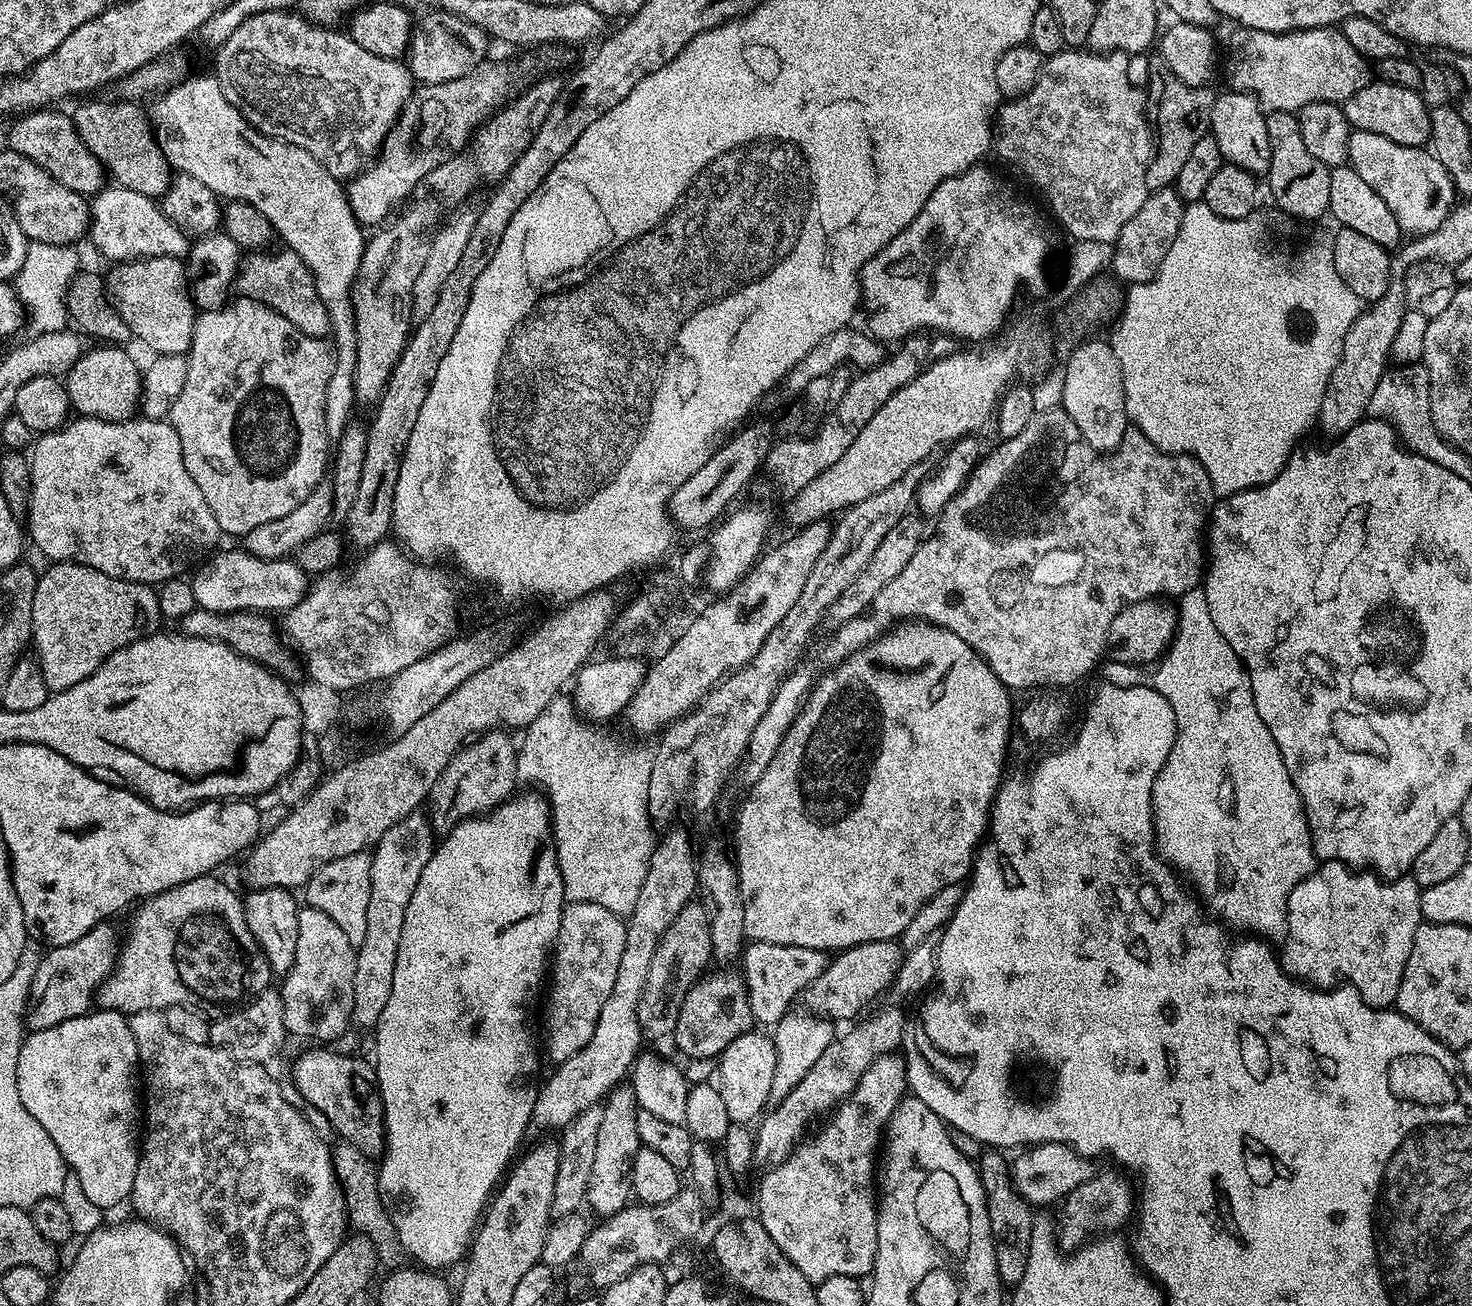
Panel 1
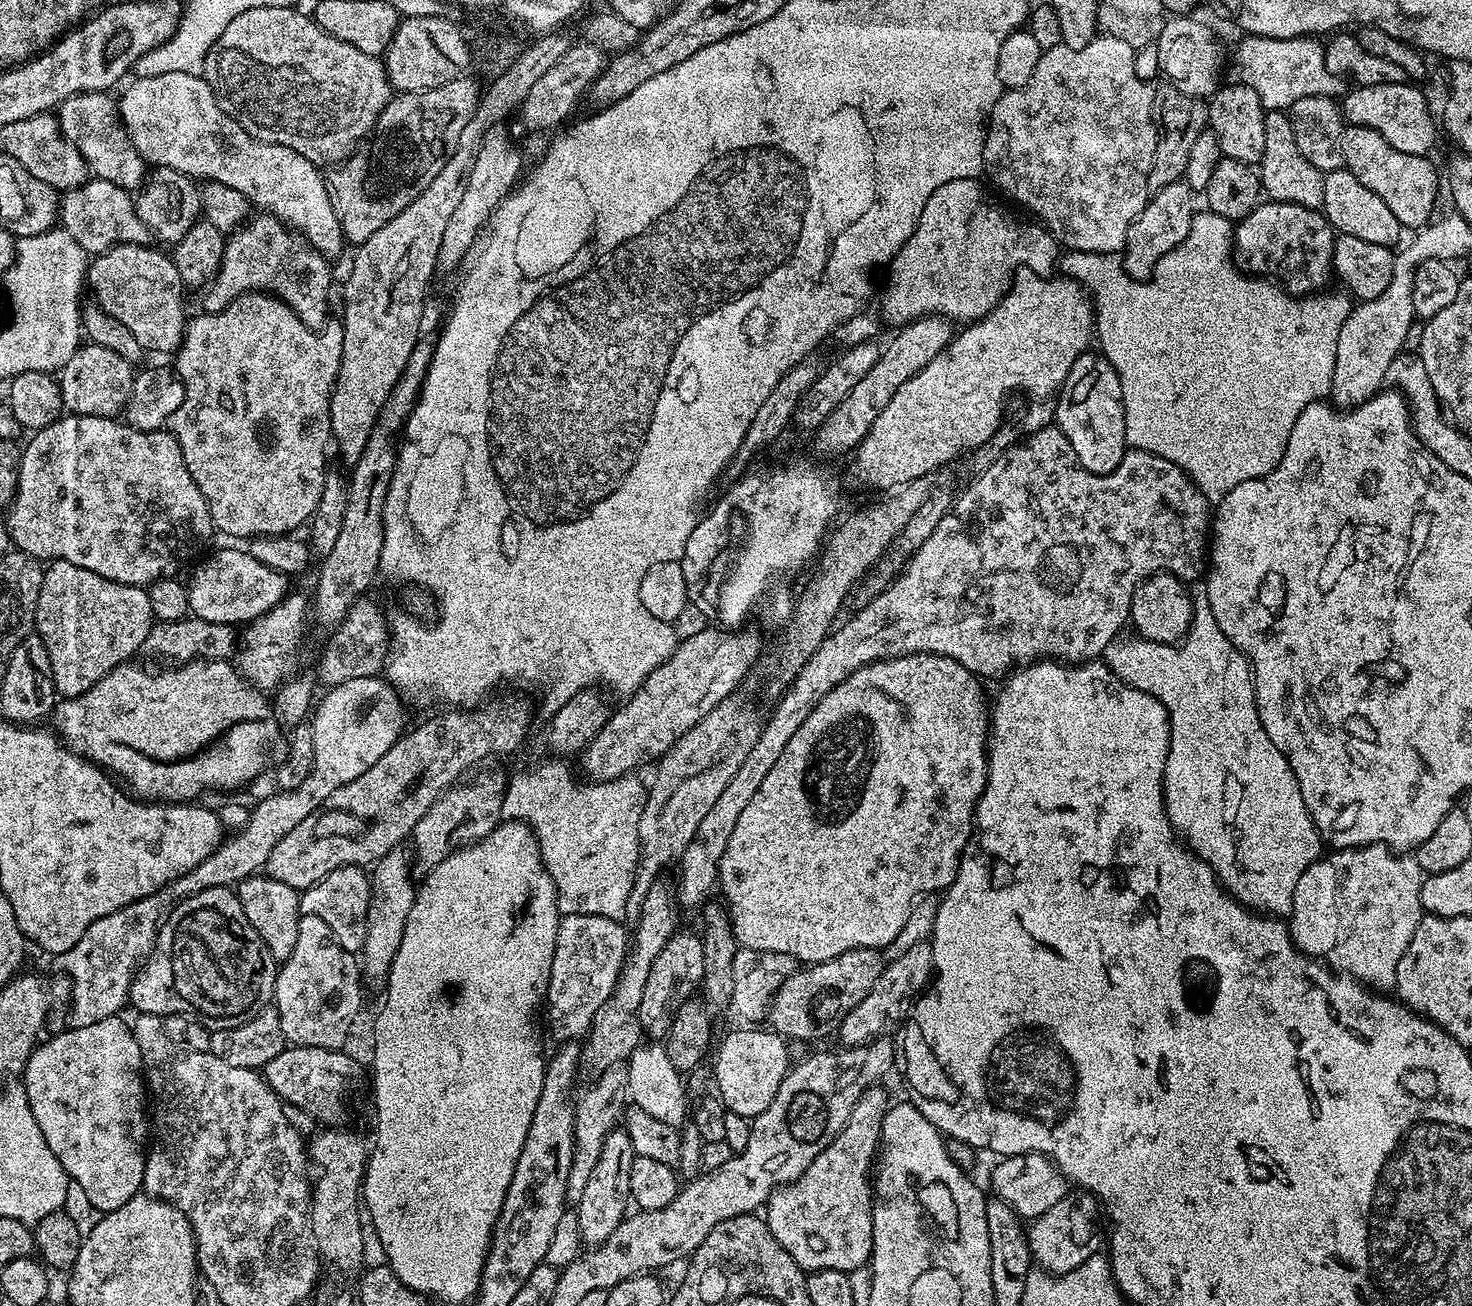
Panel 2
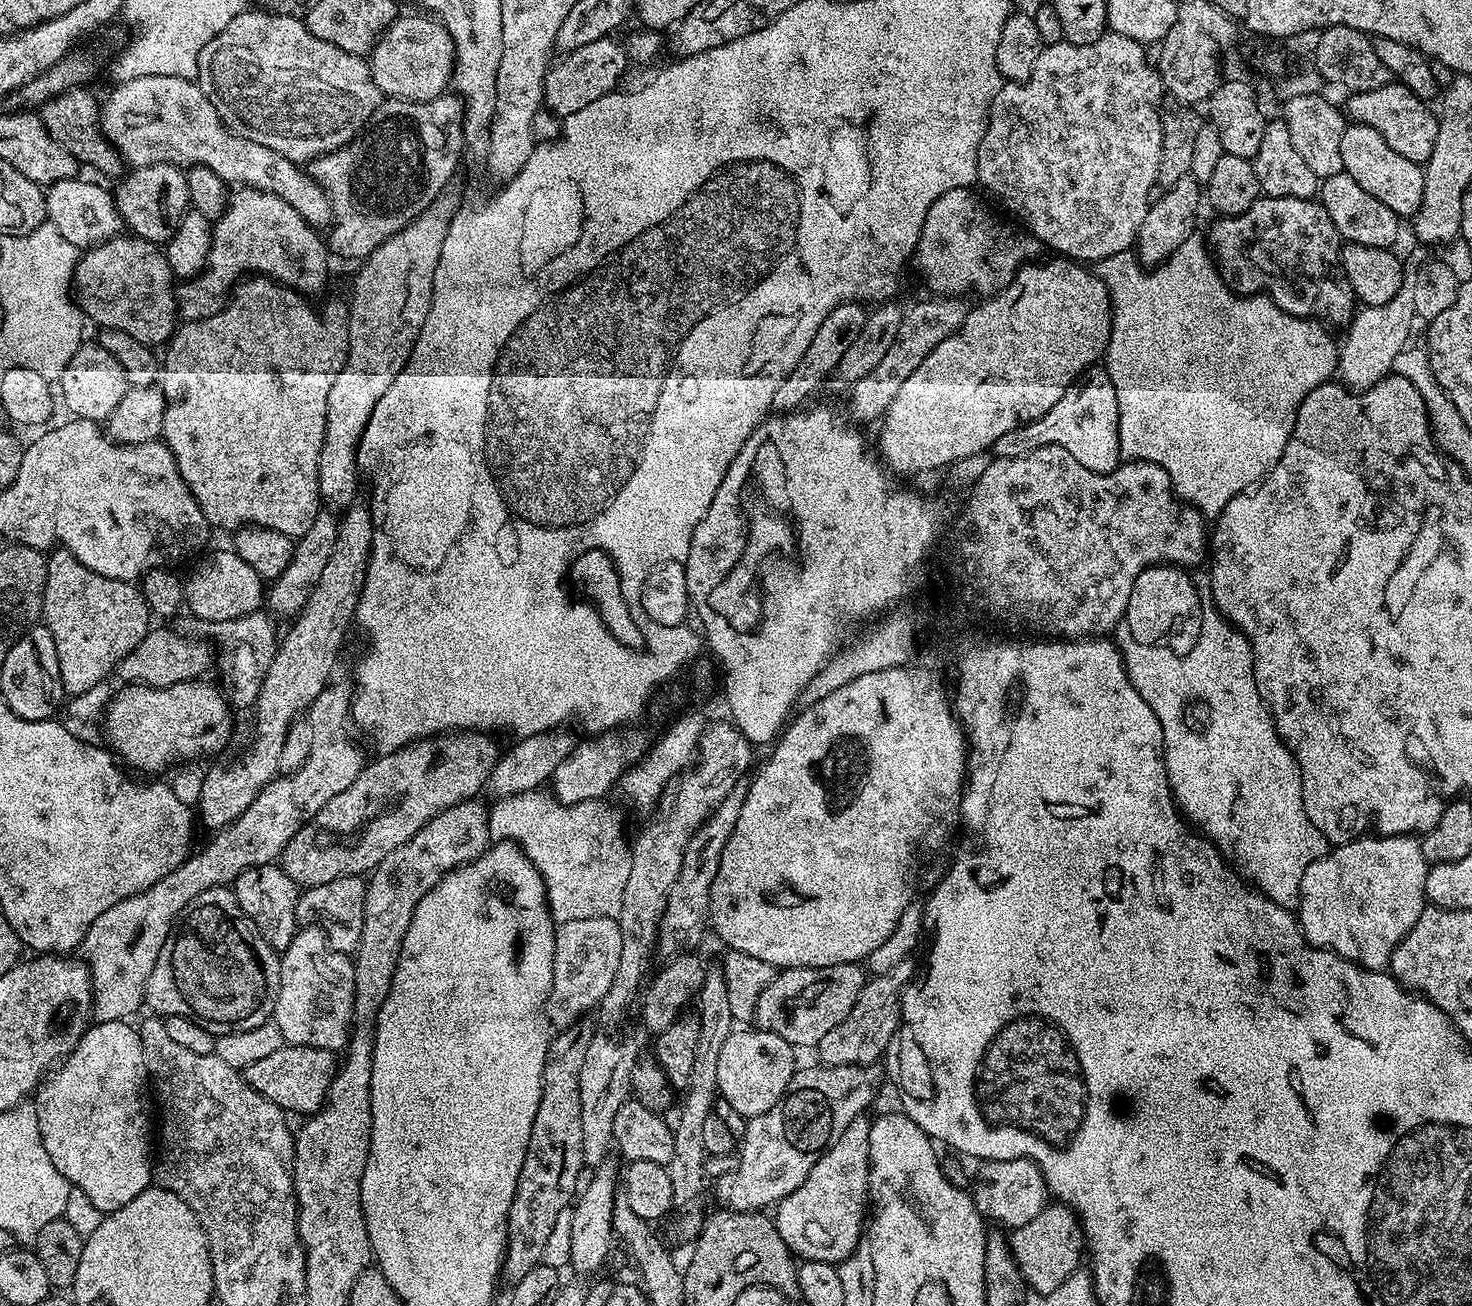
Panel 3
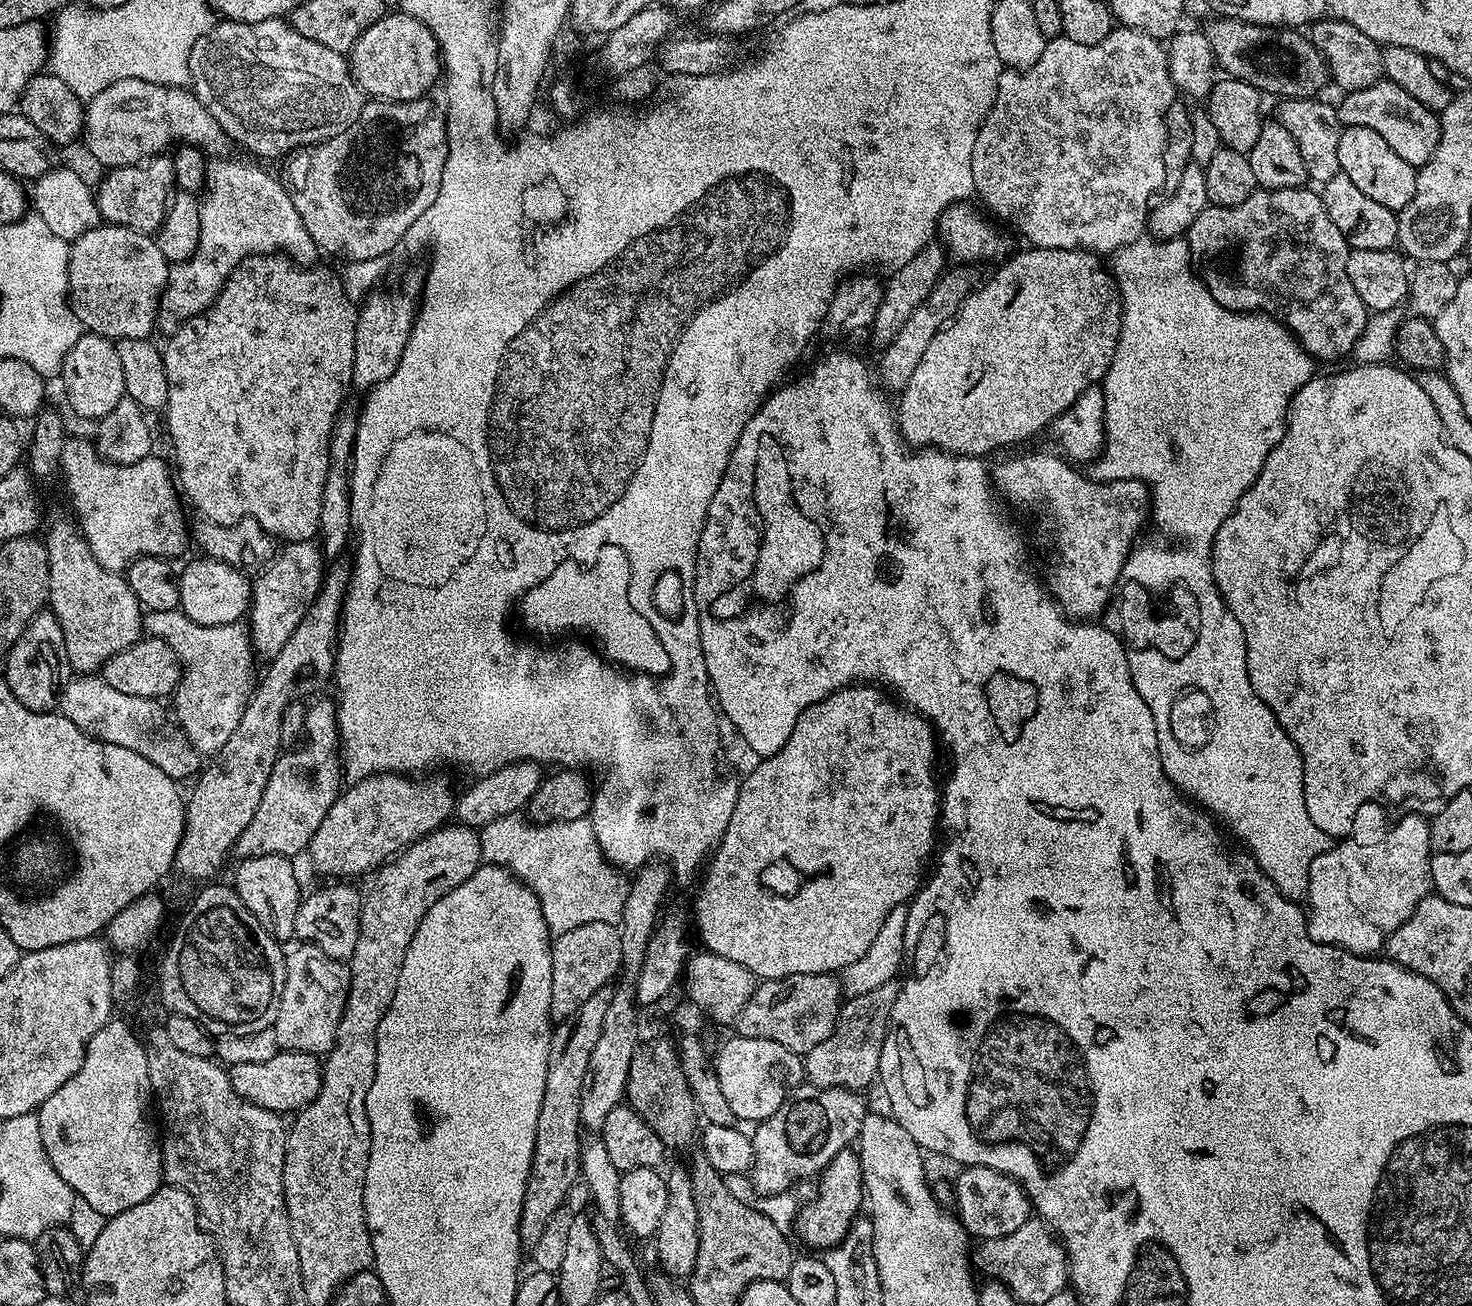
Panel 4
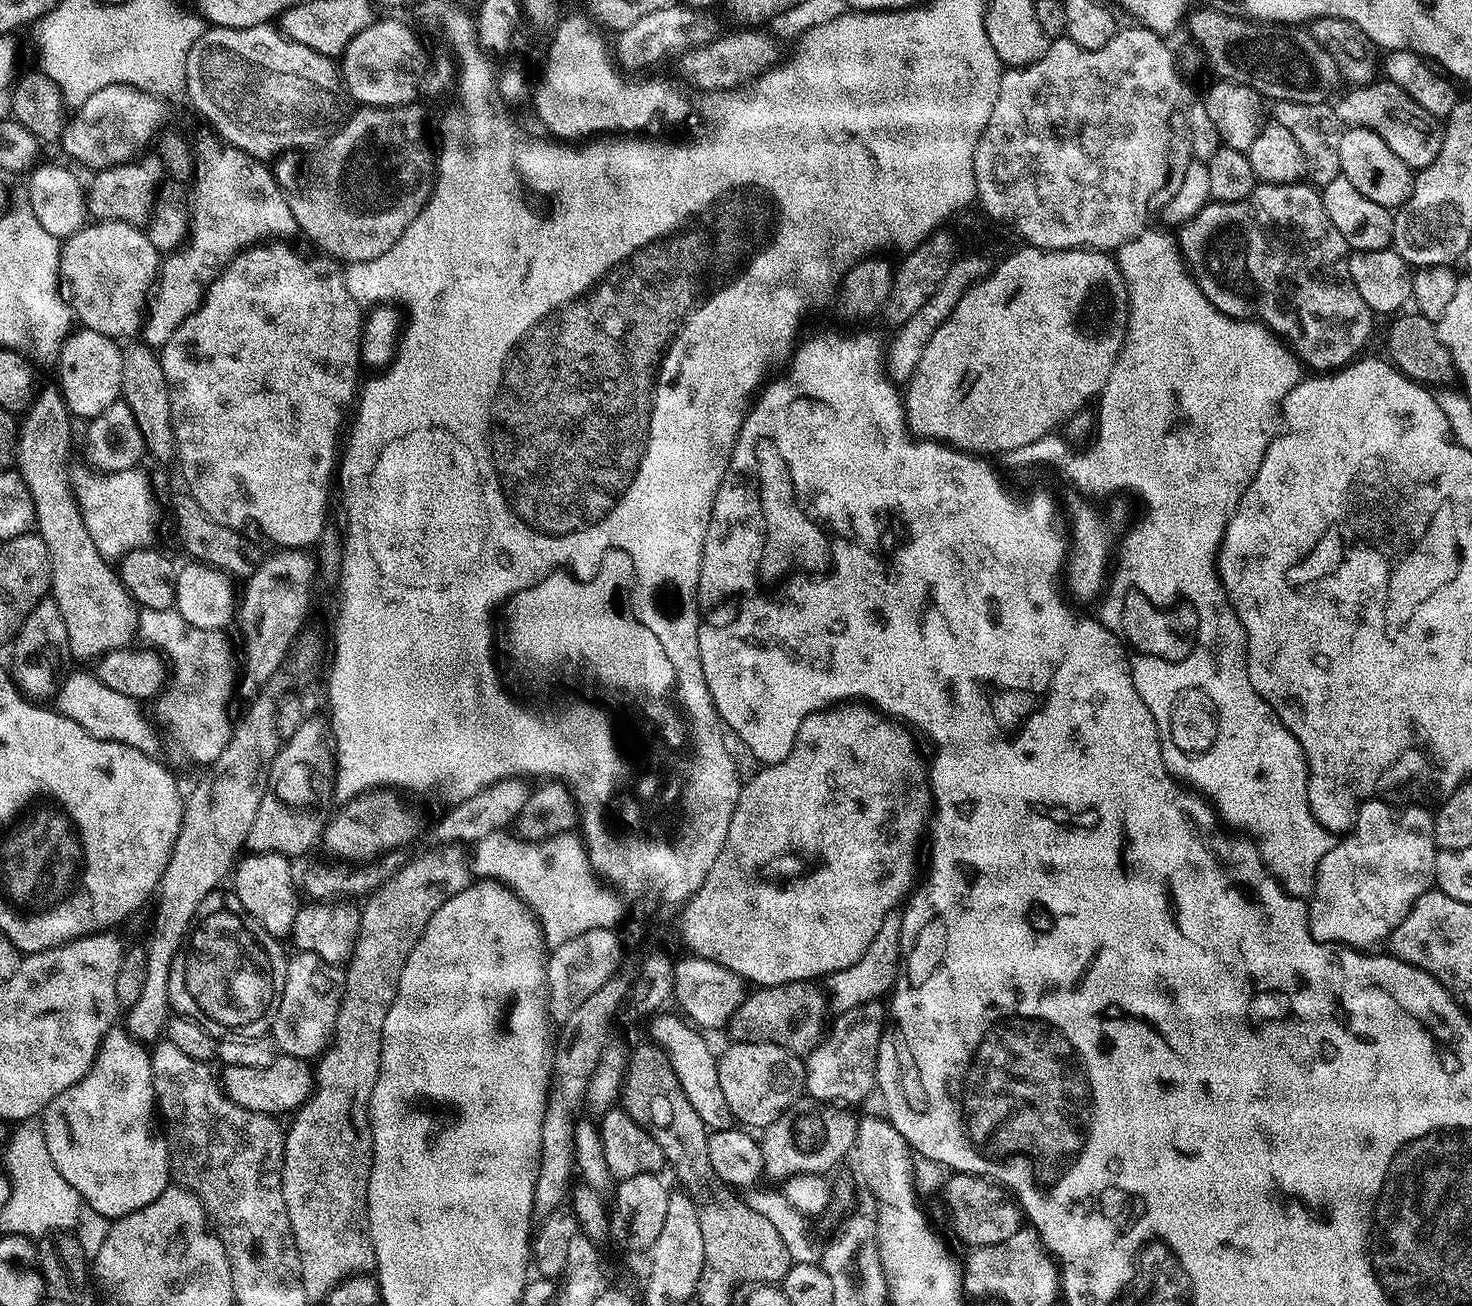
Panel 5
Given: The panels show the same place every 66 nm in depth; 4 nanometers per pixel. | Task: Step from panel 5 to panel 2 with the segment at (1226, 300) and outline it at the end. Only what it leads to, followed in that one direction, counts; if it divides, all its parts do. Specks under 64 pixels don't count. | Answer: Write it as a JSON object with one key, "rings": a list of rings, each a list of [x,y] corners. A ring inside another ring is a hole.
{"rings":[[[1268,200],[1257,204],[1249,216],[1235,225],[1232,260],[1241,272],[1271,278],[1279,282],[1285,292],[1303,298],[1329,287],[1328,279],[1334,276],[1332,251],[1336,237],[1332,223],[1320,208]]]}

